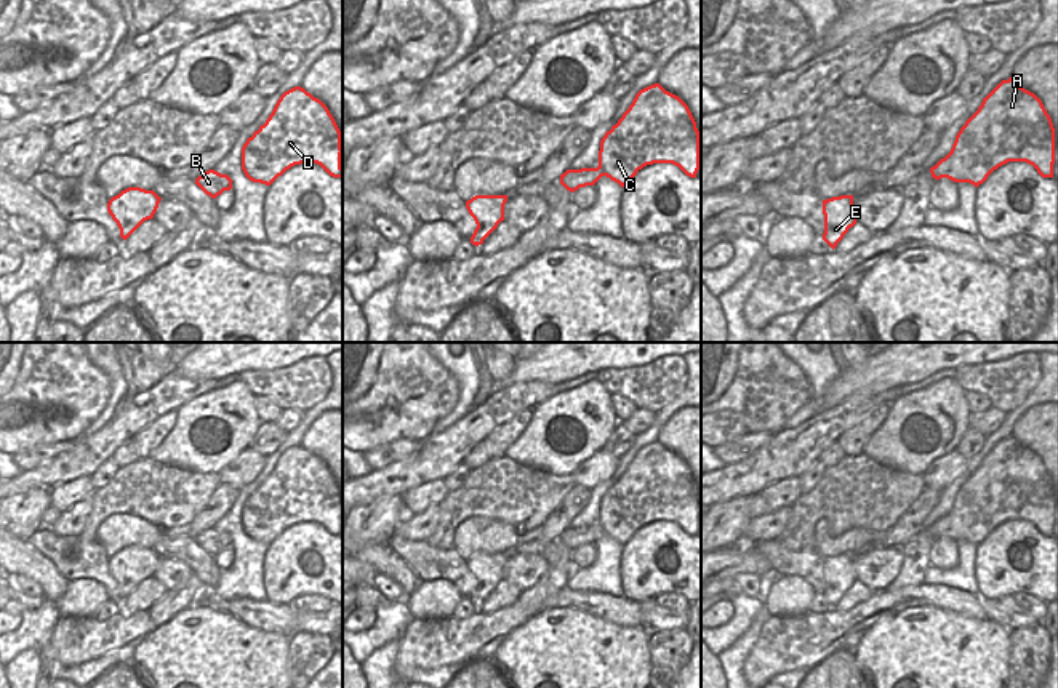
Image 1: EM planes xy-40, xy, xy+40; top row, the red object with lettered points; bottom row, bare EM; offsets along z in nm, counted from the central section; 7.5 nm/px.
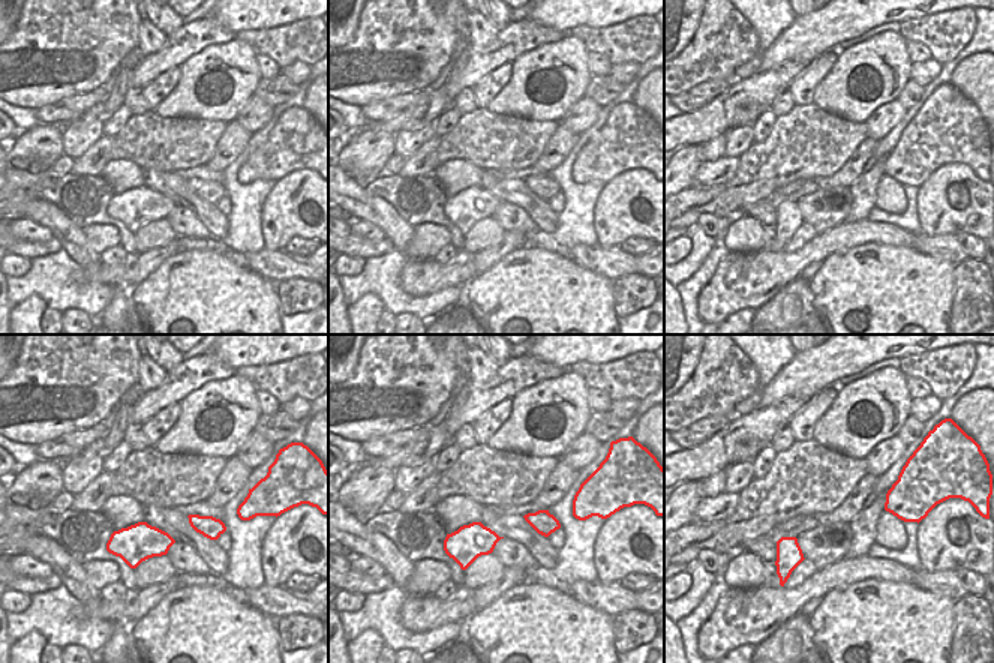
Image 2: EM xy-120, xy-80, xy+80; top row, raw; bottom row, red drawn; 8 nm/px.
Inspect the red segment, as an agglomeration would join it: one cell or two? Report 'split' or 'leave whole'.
split

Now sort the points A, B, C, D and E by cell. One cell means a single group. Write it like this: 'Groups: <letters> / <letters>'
Groups: A C D / B E

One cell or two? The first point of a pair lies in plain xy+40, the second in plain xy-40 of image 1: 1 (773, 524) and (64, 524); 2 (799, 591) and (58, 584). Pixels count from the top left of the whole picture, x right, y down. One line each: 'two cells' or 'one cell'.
1: one cell
2: two cells

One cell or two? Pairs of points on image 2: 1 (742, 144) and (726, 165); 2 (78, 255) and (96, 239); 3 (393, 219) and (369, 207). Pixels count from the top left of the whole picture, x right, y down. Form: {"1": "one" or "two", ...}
{"1": "two", "2": "two", "3": "one"}

